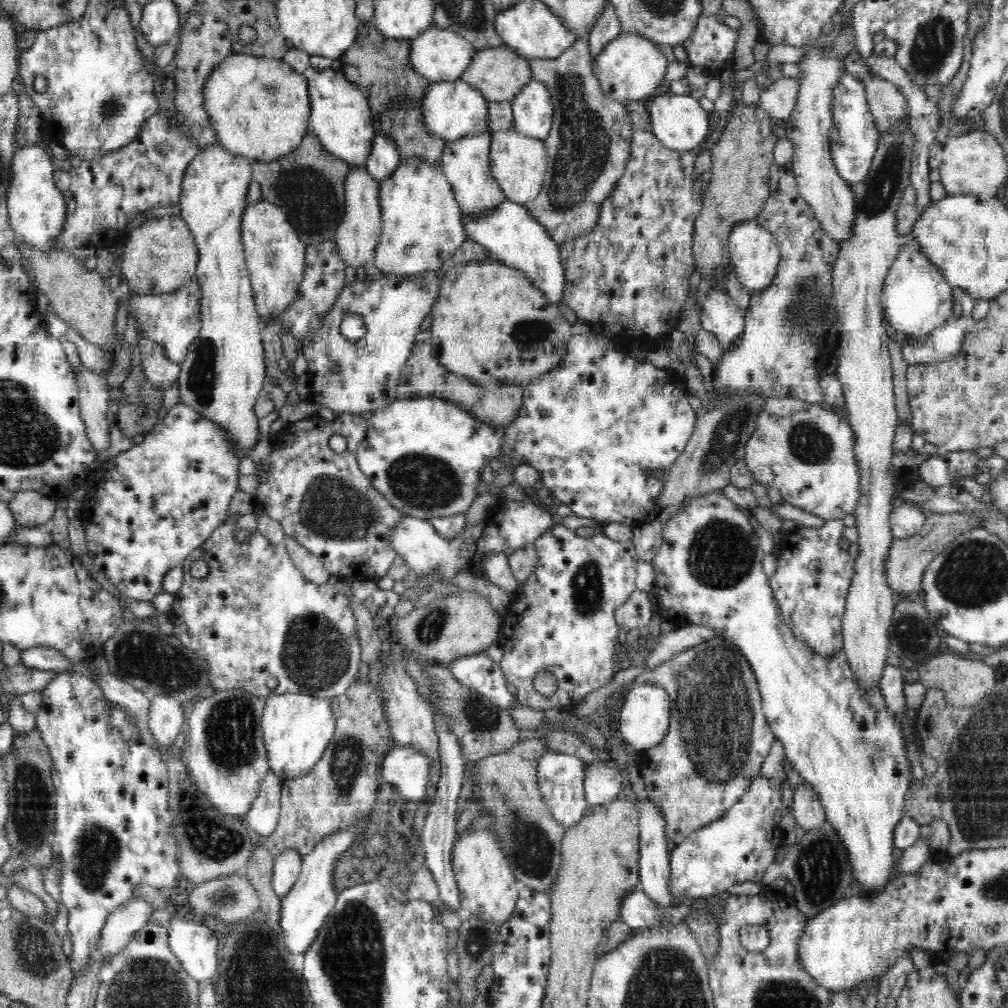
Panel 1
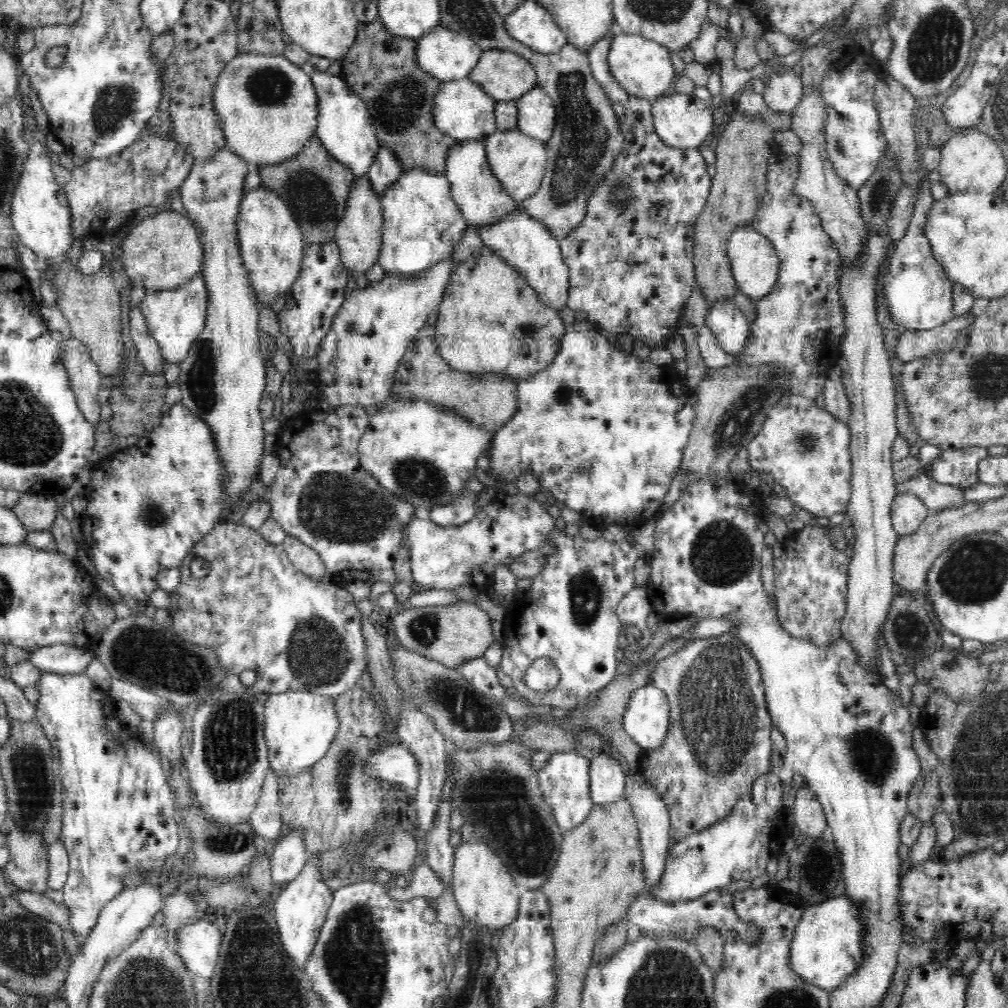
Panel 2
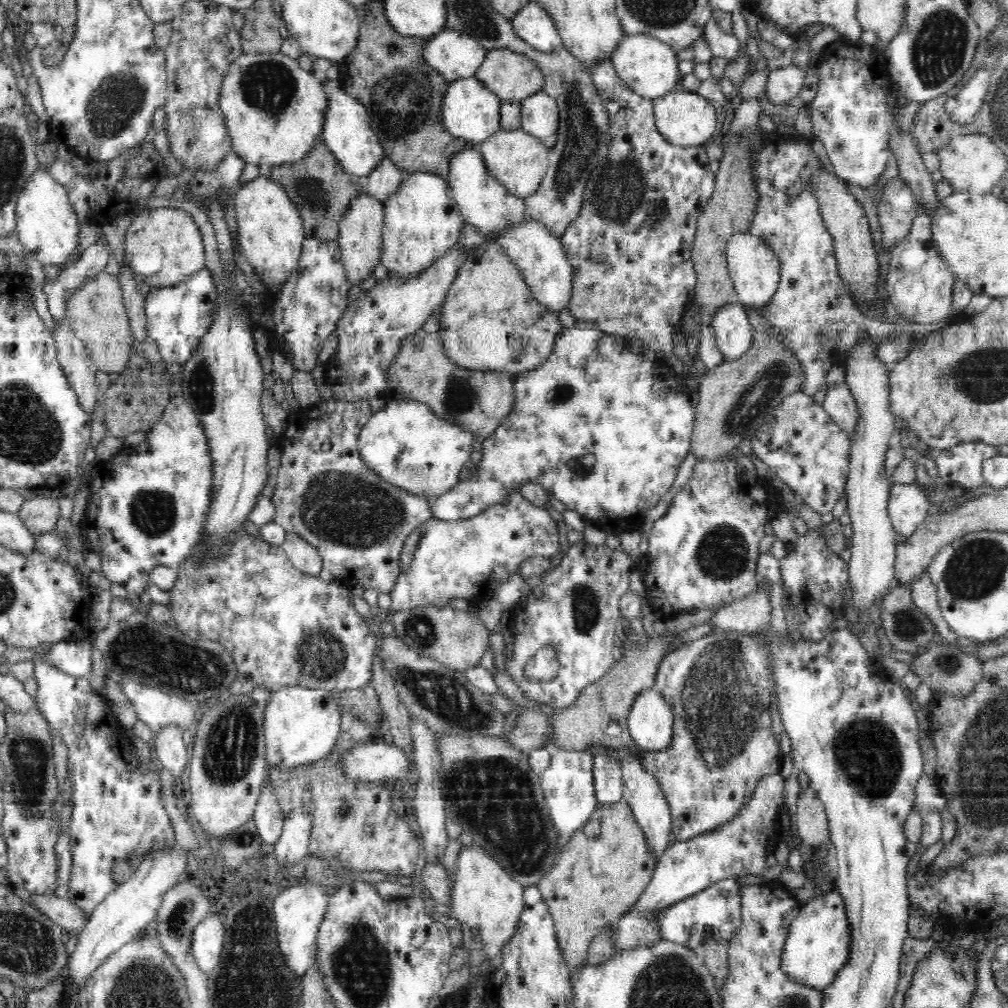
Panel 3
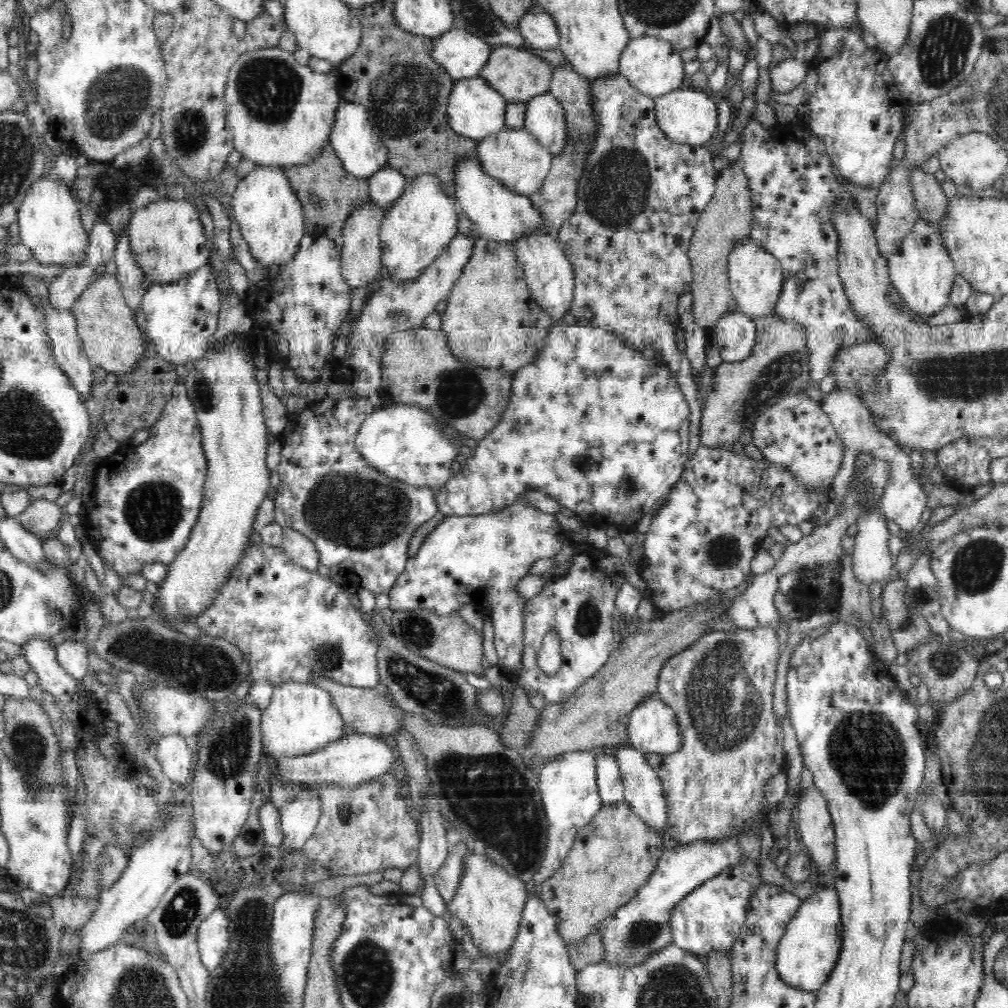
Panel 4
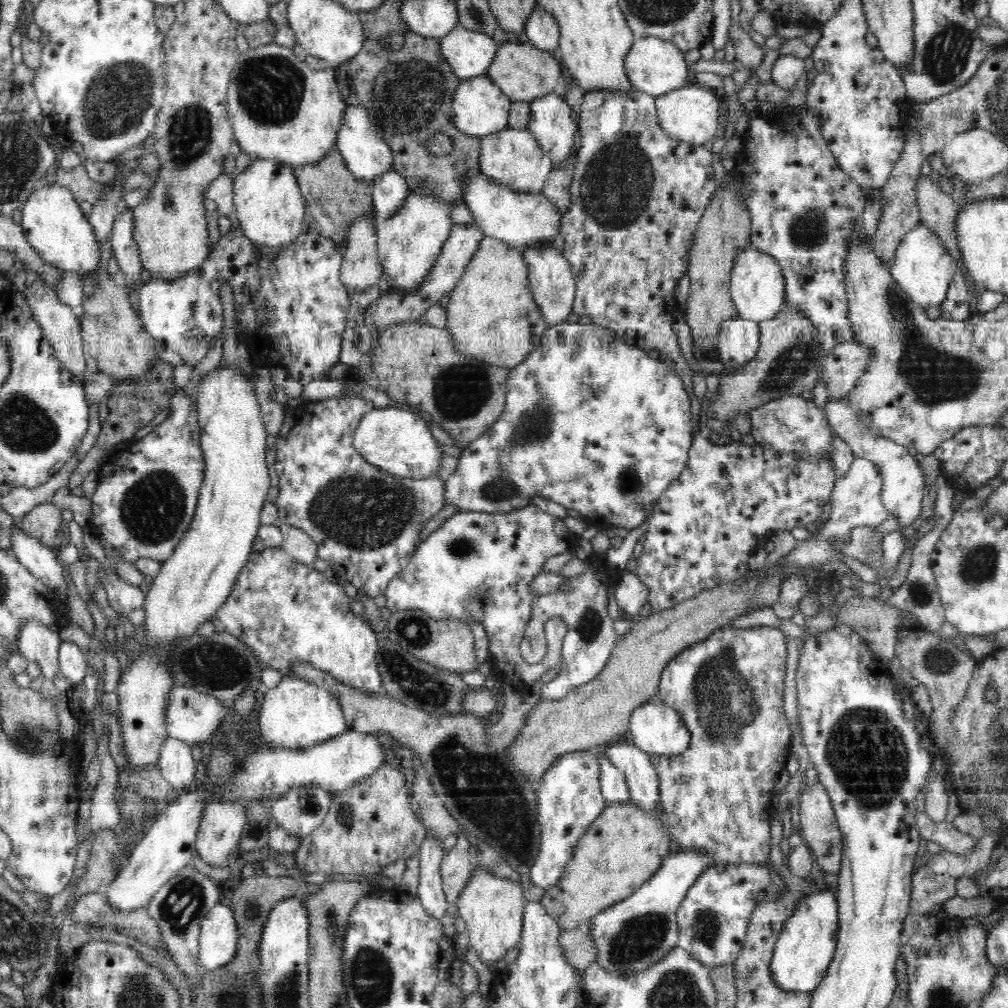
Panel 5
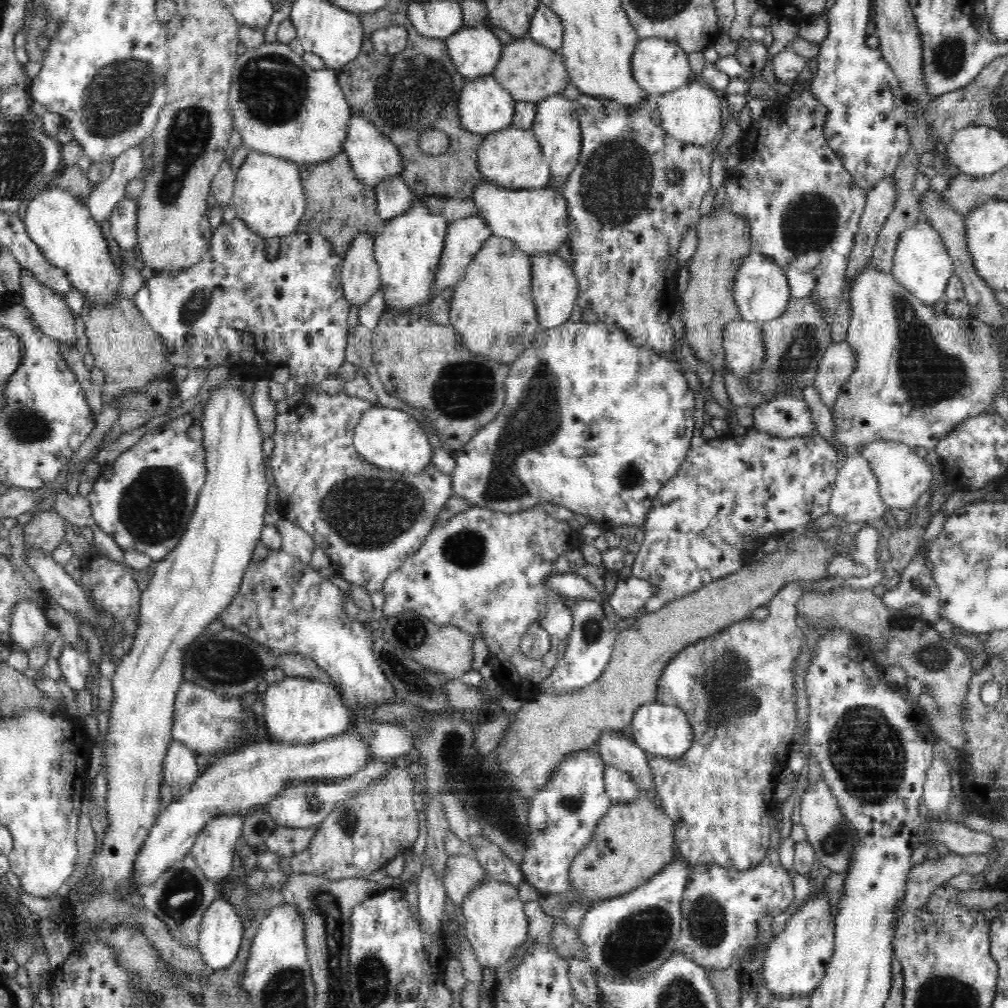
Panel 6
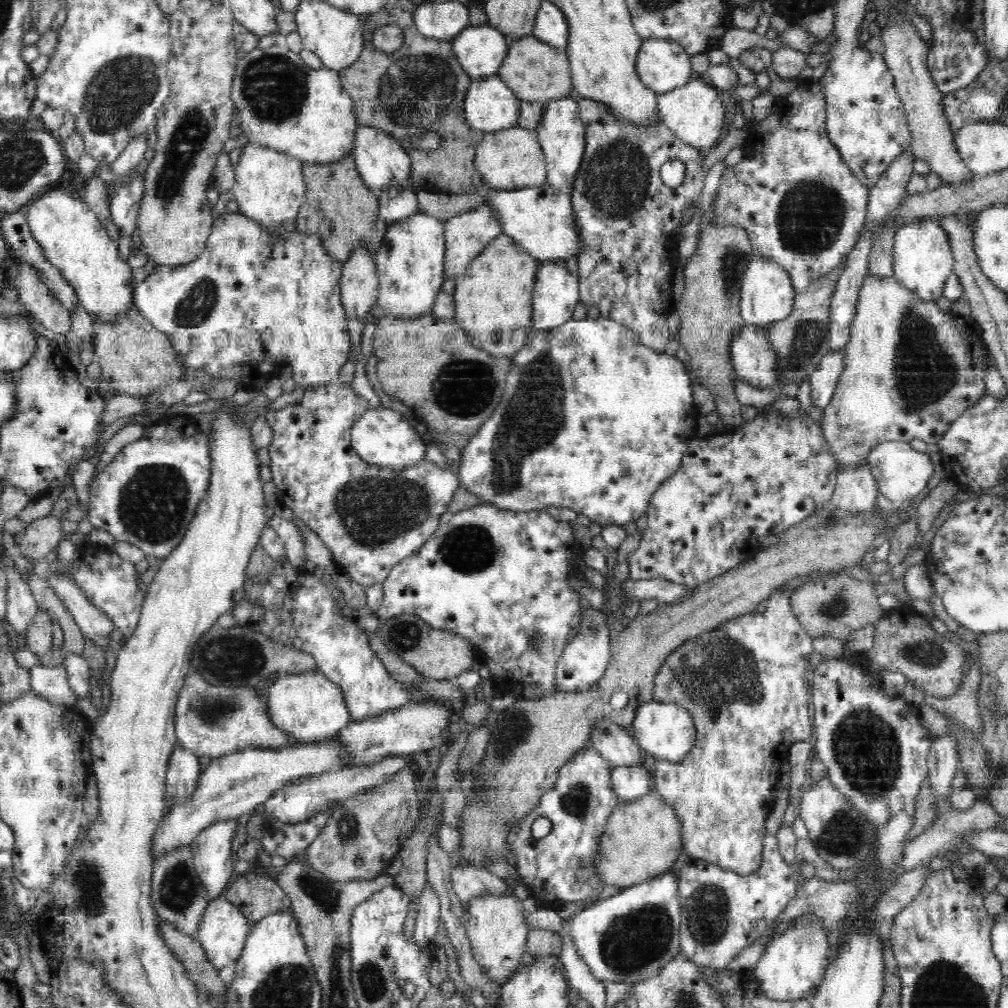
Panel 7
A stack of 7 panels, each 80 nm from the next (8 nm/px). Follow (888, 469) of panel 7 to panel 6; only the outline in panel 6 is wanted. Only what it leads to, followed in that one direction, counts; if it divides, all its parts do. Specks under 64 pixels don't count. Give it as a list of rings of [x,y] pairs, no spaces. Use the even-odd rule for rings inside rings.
[[[885,440],[865,444],[858,456],[865,458],[871,464],[878,479],[879,493],[883,503],[905,522],[912,520],[916,502],[922,494],[929,492],[928,486],[932,482],[930,465],[915,453],[913,447],[904,443],[892,443]]]

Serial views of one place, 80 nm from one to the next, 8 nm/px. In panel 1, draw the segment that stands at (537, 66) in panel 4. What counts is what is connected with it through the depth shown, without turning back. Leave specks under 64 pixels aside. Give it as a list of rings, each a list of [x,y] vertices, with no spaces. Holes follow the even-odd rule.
[[[505,45],[477,49],[473,58],[472,64],[468,65],[468,70],[460,76],[460,79],[464,83],[472,84],[476,91],[484,95],[486,101],[511,102],[514,96],[520,94],[526,83],[532,82],[533,73],[528,60]]]

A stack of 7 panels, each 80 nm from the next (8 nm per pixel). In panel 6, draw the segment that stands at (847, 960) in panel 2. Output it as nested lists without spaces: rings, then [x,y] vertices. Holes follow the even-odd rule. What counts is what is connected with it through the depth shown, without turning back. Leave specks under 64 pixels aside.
[[[818,895],[806,901],[785,922],[784,930],[770,942],[762,964],[764,985],[774,995],[784,998],[806,997],[814,992],[833,955],[835,926],[835,916],[832,915],[828,895]]]

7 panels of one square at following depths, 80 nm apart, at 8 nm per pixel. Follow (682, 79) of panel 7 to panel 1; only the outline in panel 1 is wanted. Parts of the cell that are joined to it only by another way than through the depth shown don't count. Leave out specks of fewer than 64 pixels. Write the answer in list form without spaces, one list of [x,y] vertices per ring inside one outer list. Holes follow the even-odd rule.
[[[620,33],[614,40],[611,40],[596,58],[593,58],[592,62],[592,73],[596,77],[596,81],[600,83],[600,89],[602,93],[622,104],[627,101],[650,101],[652,95],[657,95],[660,92],[662,83],[665,82],[664,77],[668,68],[668,60],[664,57],[664,54],[660,52],[660,49],[652,43],[652,41],[641,37],[636,34]]]

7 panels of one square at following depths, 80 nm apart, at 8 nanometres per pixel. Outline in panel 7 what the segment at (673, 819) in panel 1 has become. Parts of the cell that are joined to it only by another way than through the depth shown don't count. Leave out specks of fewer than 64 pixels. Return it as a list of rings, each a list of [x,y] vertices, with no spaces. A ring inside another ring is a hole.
[[[776,591],[767,599],[768,604],[764,613],[754,611],[748,613],[746,617],[727,620],[726,623],[718,626],[710,632],[704,632],[700,636],[694,636],[690,640],[686,640],[682,646],[679,646],[664,660],[664,664],[658,670],[654,684],[654,701],[659,703],[676,703],[684,707],[691,715],[695,724],[696,742],[692,750],[680,760],[680,762],[672,762],[664,759],[647,758],[647,767],[653,772],[655,782],[655,794],[661,796],[661,799],[669,804],[676,813],[680,823],[681,830],[681,848],[683,852],[683,861],[693,863],[697,860],[705,860],[713,865],[738,872],[741,875],[750,874],[760,868],[763,862],[764,836],[766,833],[766,818],[771,813],[771,809],[775,805],[775,790],[780,777],[782,776],[782,764],[787,761],[790,747],[798,741],[813,739],[813,721],[810,720],[810,712],[808,712],[807,702],[810,698],[810,679],[806,678],[804,673],[808,658],[814,651],[812,647],[813,638],[806,632],[806,629],[800,625],[800,622],[793,614],[790,591]]]

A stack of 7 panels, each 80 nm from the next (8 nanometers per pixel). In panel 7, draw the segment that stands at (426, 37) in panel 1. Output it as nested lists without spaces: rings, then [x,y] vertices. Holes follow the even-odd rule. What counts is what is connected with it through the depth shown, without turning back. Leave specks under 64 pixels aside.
[[[490,24],[467,26],[450,40],[459,68],[472,79],[497,75],[511,39]]]

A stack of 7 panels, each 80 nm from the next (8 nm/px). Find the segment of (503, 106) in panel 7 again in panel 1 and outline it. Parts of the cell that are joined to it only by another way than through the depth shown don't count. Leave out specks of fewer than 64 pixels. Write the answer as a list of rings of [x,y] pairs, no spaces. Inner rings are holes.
[[[461,79],[453,82],[432,83],[422,100],[422,116],[424,127],[432,137],[444,141],[456,141],[466,136],[476,136],[482,132],[490,132],[488,123],[488,101],[482,93],[476,91],[472,84]]]

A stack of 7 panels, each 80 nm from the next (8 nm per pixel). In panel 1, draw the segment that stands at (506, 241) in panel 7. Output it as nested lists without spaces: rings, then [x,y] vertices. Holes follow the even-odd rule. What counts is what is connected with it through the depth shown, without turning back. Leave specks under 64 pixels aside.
[[[489,256],[484,259],[472,260],[456,265],[454,268],[446,271],[441,280],[437,296],[438,298],[431,308],[432,323],[429,330],[432,337],[429,341],[432,347],[432,356],[436,357],[446,370],[465,376],[478,386],[486,385],[487,387],[490,381],[496,381],[500,385],[513,384],[524,389],[524,386],[528,386],[532,380],[540,378],[542,374],[550,372],[552,368],[556,368],[560,364],[560,360],[566,356],[566,348],[569,346],[569,341],[573,338],[572,325],[562,317],[558,304],[550,303],[548,297],[540,289],[536,288],[532,281],[524,276],[522,271],[510,268],[505,264],[498,264],[496,260],[491,260]]]

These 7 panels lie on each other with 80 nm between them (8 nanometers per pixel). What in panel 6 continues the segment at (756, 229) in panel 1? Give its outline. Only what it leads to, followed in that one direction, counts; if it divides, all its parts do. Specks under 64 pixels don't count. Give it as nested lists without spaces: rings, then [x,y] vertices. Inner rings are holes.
[[[752,252],[743,258],[738,267],[732,293],[741,319],[760,323],[778,318],[792,300],[784,269],[774,259]]]

